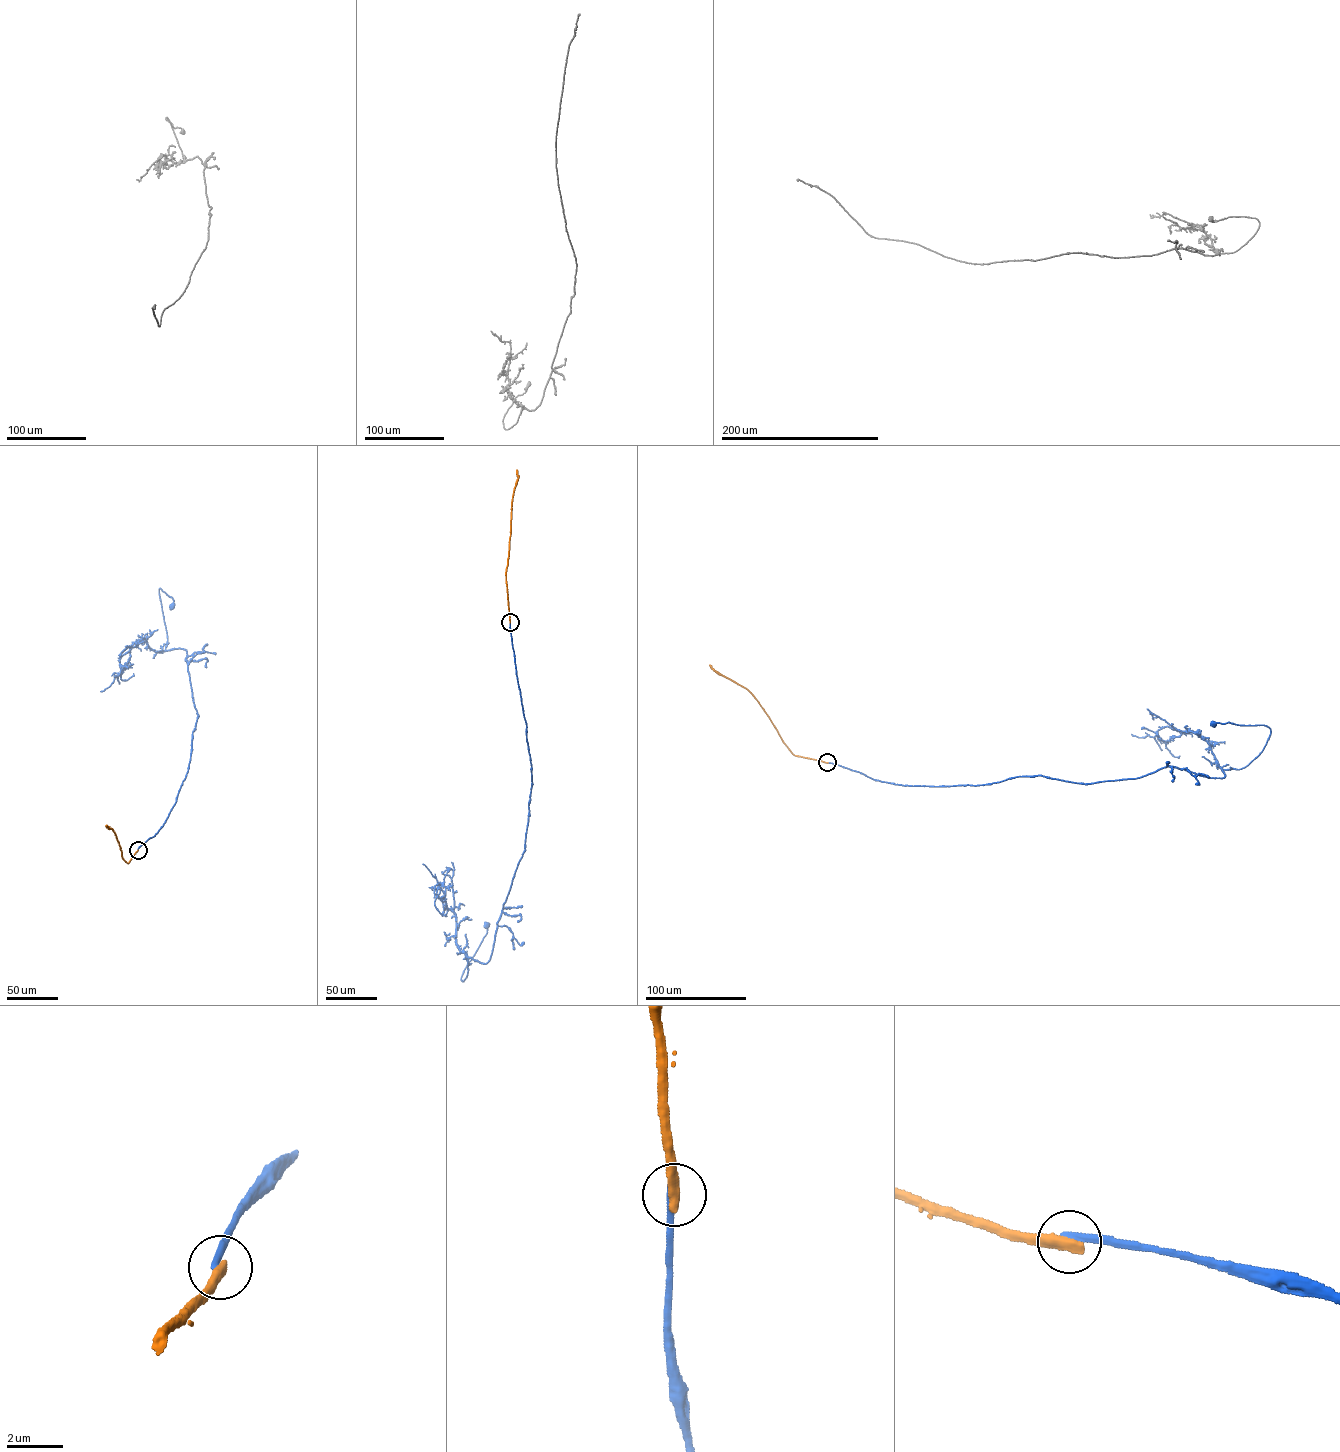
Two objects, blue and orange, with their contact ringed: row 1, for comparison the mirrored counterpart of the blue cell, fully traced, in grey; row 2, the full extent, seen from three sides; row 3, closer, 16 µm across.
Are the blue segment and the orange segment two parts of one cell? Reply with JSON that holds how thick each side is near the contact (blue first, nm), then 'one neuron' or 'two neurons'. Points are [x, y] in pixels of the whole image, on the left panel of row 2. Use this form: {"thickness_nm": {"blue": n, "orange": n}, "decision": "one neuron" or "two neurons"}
{"thickness_nm": {"blue": 240, "orange": 480}, "decision": "two neurons"}

